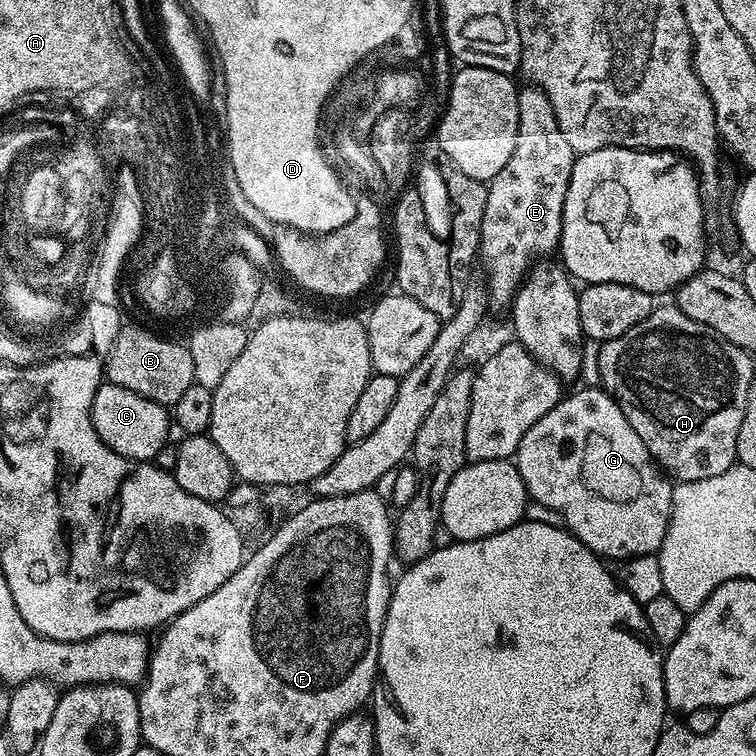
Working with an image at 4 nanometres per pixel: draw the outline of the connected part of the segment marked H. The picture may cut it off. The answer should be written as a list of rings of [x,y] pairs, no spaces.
[[[656,306],[646,322],[638,322],[634,330],[626,330],[622,338],[603,341],[598,368],[604,391],[616,397],[622,414],[626,414],[626,422],[634,426],[653,460],[665,473],[683,482],[714,478],[714,474],[722,474],[722,470],[737,463],[738,430],[746,414],[750,382],[754,378],[752,360],[743,348],[722,338],[722,334],[710,330],[710,326],[686,318],[682,310]]]

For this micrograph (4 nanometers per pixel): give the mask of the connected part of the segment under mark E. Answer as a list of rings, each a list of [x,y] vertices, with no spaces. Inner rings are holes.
[[[524,86],[518,91],[518,138],[514,142],[514,154],[510,162],[498,170],[494,179],[487,181],[486,214],[482,214],[482,234],[480,235],[479,263],[484,263],[484,272],[488,275],[488,307],[511,309],[520,283],[529,268],[541,258],[548,258],[559,249],[562,234],[562,206],[566,202],[566,190],[570,186],[570,174],[576,161],[570,142],[562,135],[562,126],[550,106],[550,98],[541,88]]]

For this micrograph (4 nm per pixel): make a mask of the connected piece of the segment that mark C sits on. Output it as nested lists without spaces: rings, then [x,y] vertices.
[[[101,383],[94,394],[92,421],[98,438],[102,438],[102,442],[106,442],[110,450],[122,454],[128,460],[152,462],[158,450],[162,450],[169,443],[169,409],[150,398],[142,398],[142,394],[134,394],[134,390],[126,390],[126,386]]]

